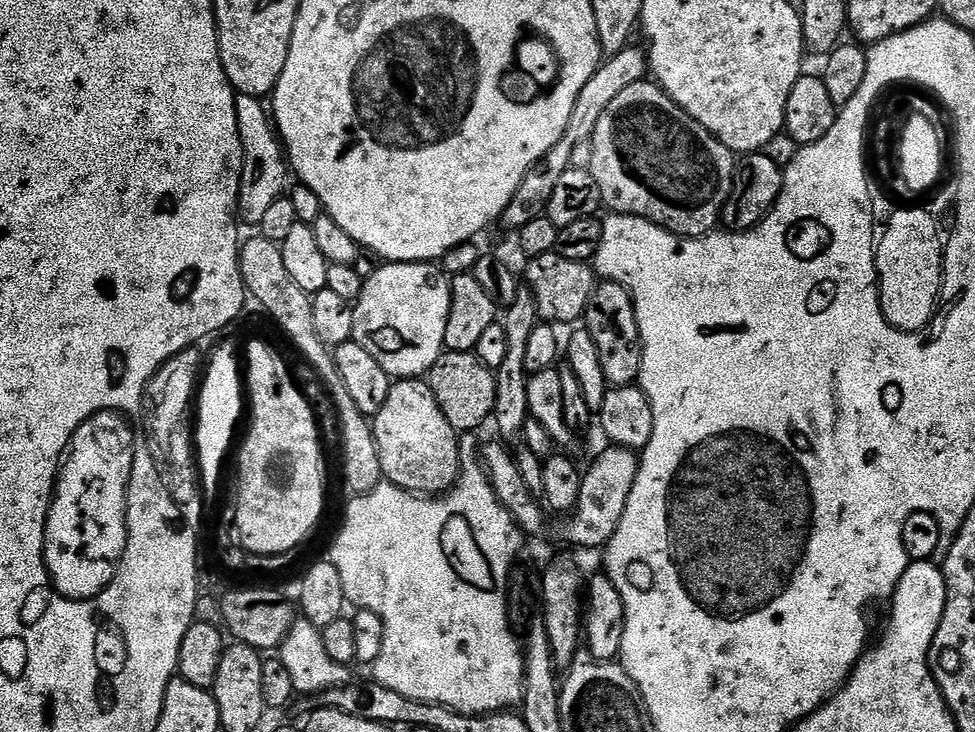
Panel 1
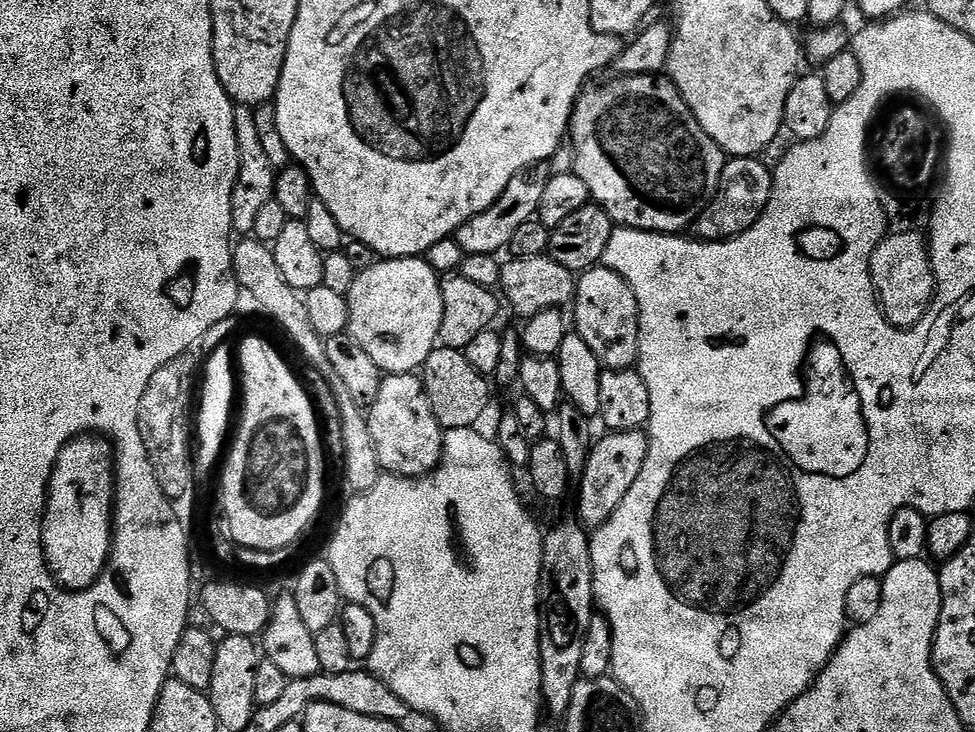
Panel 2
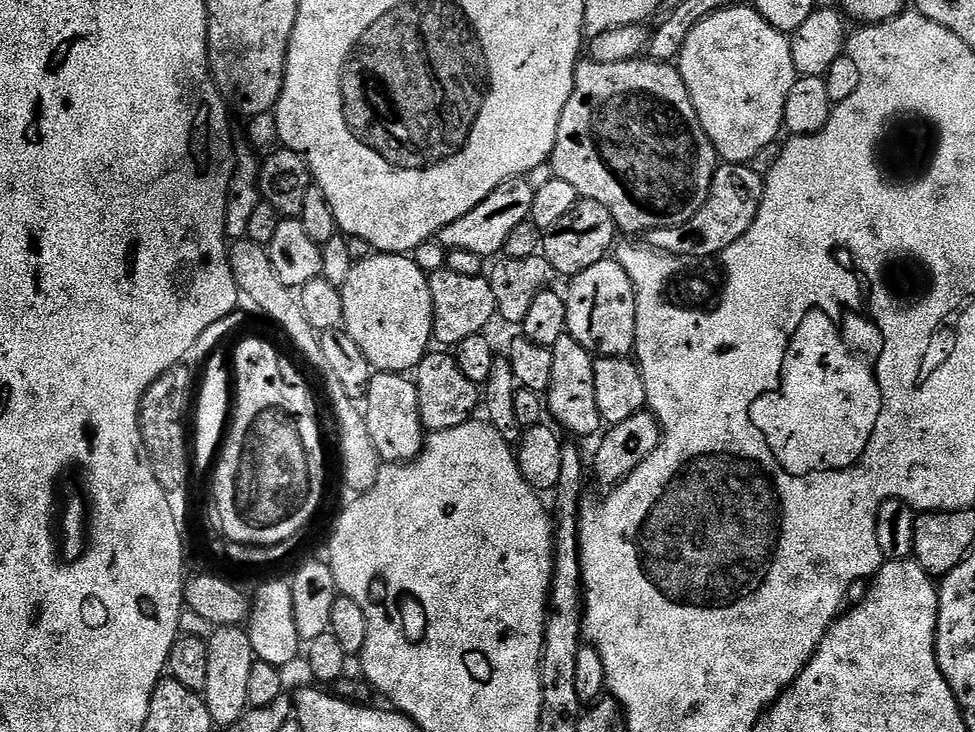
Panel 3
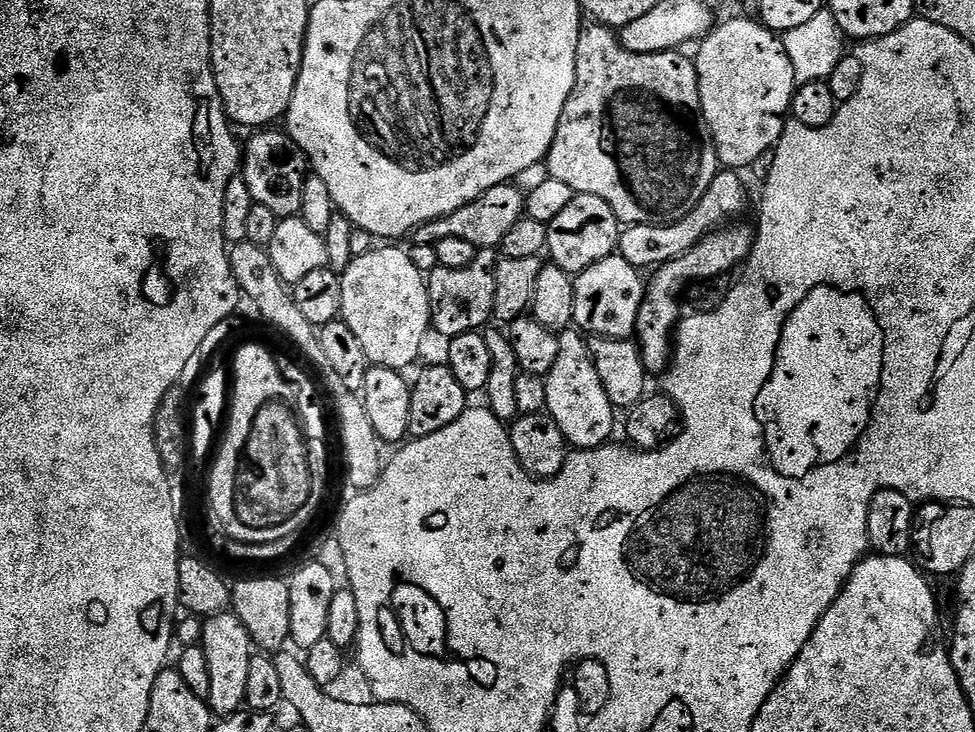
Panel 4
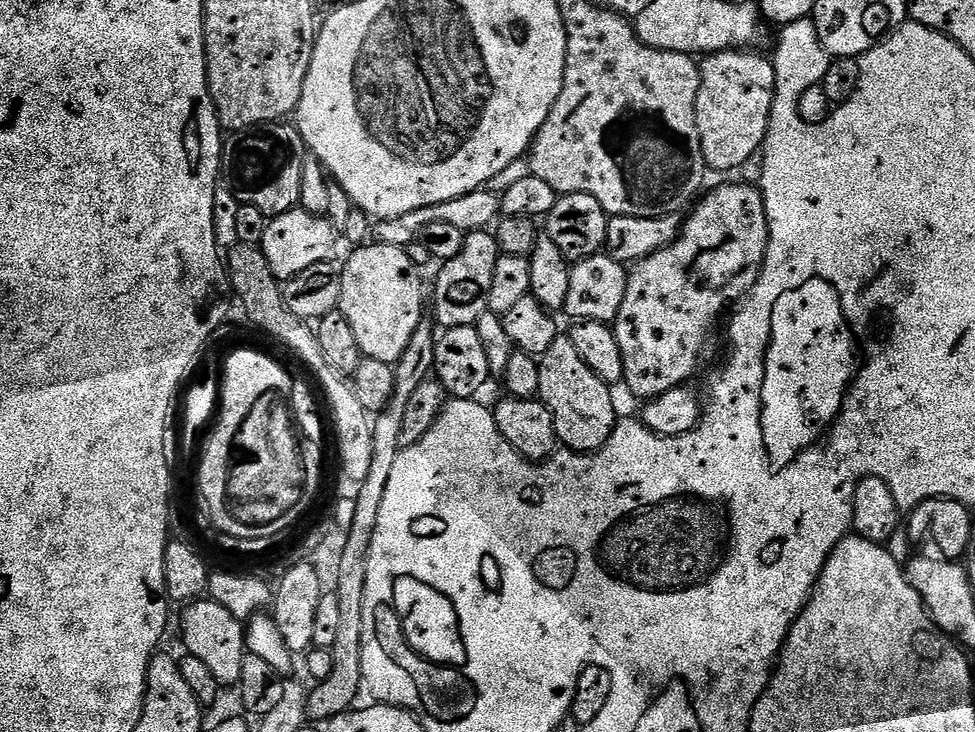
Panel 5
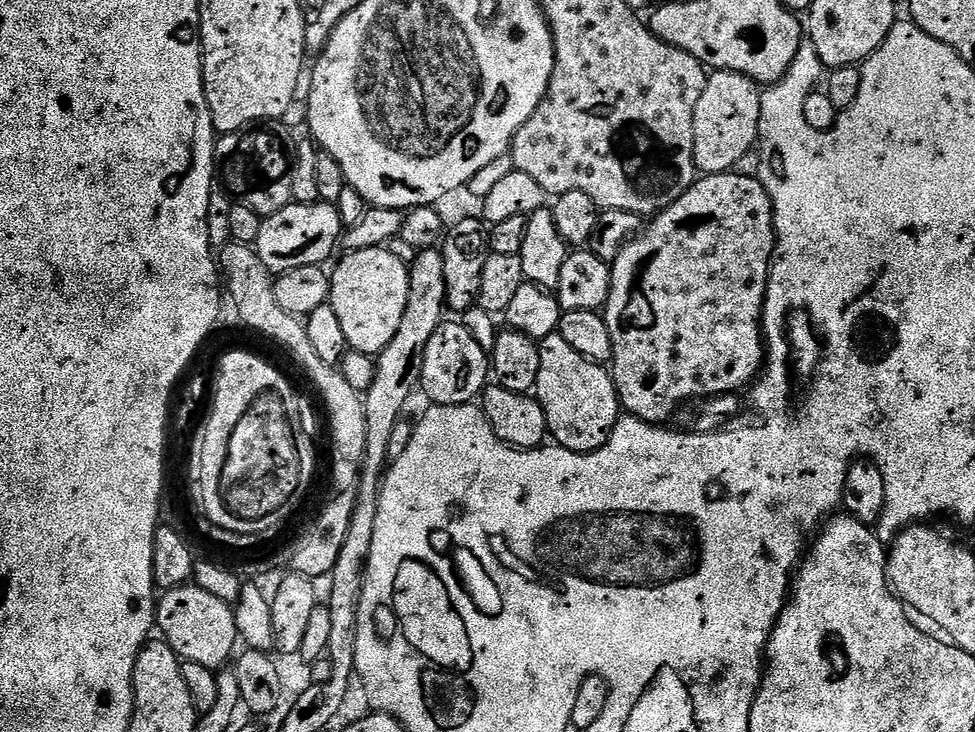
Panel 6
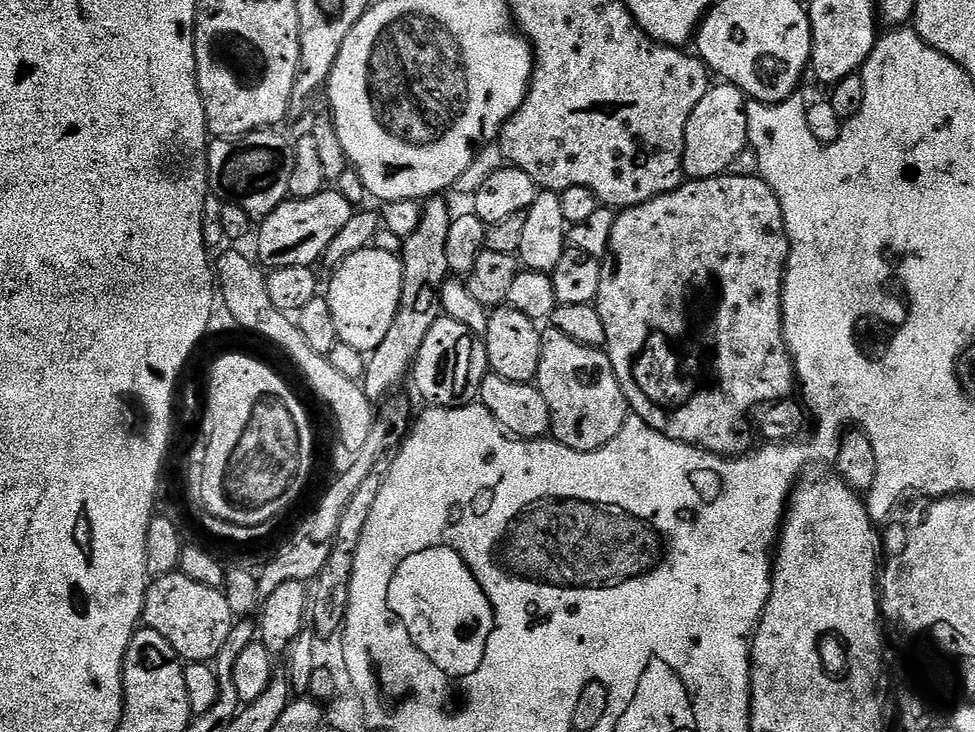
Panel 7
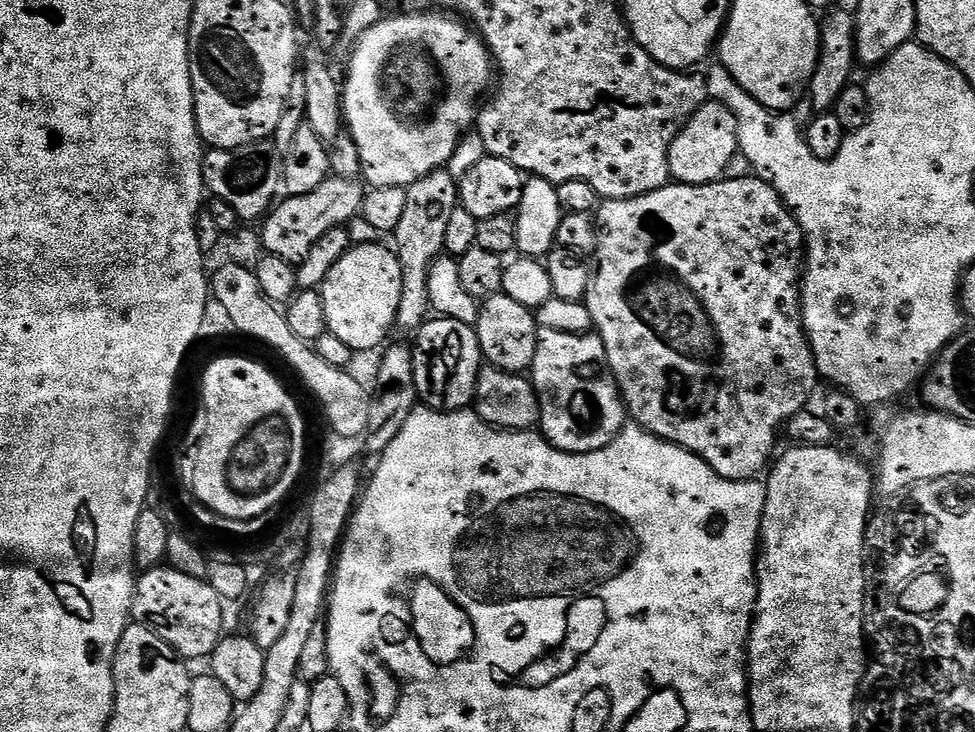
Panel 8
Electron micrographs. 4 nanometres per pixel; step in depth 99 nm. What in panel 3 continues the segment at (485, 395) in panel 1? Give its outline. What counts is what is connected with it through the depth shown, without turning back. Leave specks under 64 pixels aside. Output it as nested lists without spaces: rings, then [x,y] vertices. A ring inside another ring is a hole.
[[[429,351],[428,355],[421,358],[420,364],[414,369],[420,424],[428,434],[442,430],[454,430],[454,426],[462,426],[477,415],[482,404],[481,389],[474,382],[470,382],[470,378],[466,378],[466,374],[462,374],[462,370],[458,370],[455,355],[448,353],[447,356],[444,352],[447,351]]]

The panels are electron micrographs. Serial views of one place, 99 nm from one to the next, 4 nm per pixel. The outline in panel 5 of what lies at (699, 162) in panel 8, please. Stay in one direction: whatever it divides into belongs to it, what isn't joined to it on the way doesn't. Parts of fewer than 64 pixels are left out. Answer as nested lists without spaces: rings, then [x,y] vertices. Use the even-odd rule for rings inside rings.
[[[729,50],[705,55],[699,61],[700,89],[696,103],[696,121],[698,122],[698,138],[702,142],[702,158],[709,169],[716,174],[730,170],[730,166],[738,166],[746,162],[746,158],[757,155],[764,147],[764,139],[768,136],[770,122],[770,106],[774,98],[775,66],[766,55],[755,56],[752,50]]]

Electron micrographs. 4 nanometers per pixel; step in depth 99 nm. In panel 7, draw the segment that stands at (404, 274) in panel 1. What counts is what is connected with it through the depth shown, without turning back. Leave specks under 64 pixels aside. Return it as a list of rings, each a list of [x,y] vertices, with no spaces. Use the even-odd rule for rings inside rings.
[[[371,247],[358,250],[358,254],[350,254],[350,258],[333,271],[336,273],[326,284],[326,295],[340,343],[354,346],[354,350],[365,354],[382,346],[390,326],[394,326],[394,314],[398,314],[403,269],[404,262],[399,255]]]

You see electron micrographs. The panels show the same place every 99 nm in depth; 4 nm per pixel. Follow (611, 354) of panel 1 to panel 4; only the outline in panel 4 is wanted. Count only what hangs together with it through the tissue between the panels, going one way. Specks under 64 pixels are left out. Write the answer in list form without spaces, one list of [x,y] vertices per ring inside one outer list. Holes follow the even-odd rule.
[[[619,254],[594,262],[590,270],[575,277],[573,325],[584,334],[629,339],[635,333],[638,310],[644,301],[646,280],[640,276],[641,269],[630,266]]]

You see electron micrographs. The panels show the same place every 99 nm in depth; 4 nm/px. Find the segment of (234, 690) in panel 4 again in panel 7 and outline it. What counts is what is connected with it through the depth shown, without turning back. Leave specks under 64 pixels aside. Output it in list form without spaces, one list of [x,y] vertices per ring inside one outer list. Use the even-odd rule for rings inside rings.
[[[179,570],[149,583],[142,620],[147,627],[158,630],[185,662],[215,661],[234,623],[230,602],[226,602],[221,589],[202,586],[202,582],[194,582]]]

